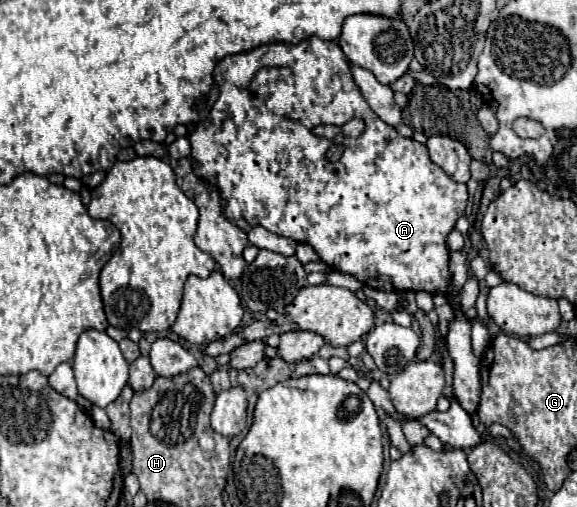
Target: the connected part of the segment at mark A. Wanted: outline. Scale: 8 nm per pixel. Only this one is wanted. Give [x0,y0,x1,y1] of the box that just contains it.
[189,37,467,295]

